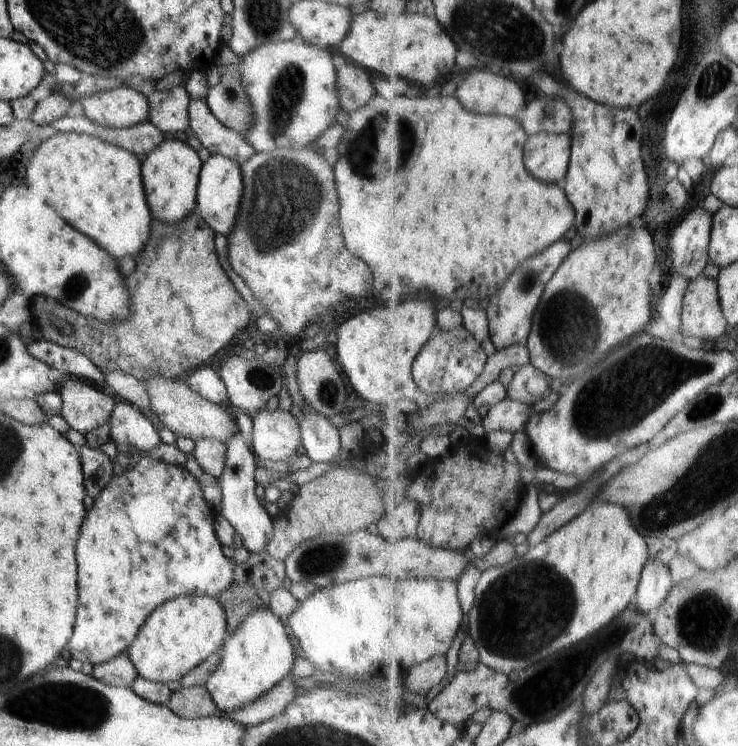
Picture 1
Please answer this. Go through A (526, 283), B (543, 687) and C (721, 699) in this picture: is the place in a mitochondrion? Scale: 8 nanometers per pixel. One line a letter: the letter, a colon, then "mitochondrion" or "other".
A: mitochondrion
B: mitochondrion
C: other

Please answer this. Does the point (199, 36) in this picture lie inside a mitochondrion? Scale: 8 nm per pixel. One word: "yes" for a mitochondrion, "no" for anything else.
no

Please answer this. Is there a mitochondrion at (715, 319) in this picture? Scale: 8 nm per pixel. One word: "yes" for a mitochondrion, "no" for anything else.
no

